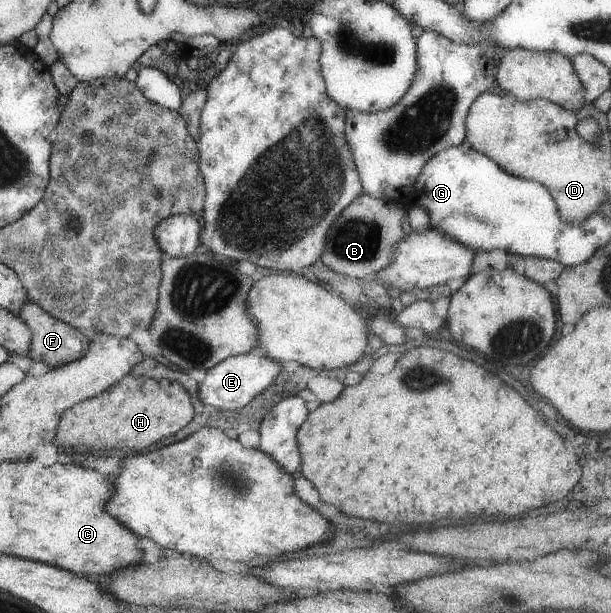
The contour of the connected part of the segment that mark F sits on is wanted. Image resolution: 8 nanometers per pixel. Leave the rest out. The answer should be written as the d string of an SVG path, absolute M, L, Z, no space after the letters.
M25 300L17 314L29 327L31 338L27 356L30 360L43 362L47 366L60 367L61 365L77 360L88 351L89 335L83 330L78 330L45 312L36 302Z

